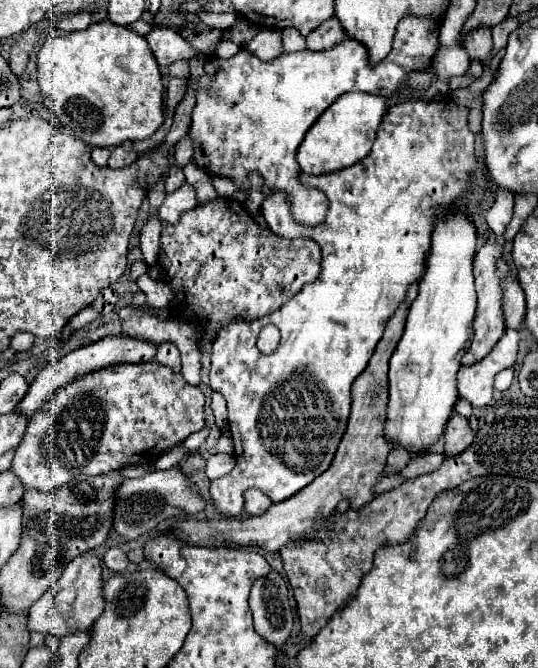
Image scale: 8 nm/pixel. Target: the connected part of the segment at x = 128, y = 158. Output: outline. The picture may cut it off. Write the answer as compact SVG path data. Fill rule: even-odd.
M116 146L116 148L112 148L108 166L110 168L124 168L124 166L130 166L132 162L136 162L136 158L138 158L138 154L132 148L128 148L128 146Z

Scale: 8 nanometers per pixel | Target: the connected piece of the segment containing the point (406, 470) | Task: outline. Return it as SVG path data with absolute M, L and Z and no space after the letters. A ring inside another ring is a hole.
M426 452L424 456L418 456L418 458L410 460L398 474L400 474L402 478L406 478L406 480L416 478L416 476L420 476L420 474L430 474L430 472L434 472L434 470L438 470L438 468L442 466L442 460L444 460L442 454Z

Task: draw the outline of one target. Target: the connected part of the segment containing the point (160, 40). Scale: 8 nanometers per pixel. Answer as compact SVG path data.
M154 28L150 34L146 34L146 40L160 68L166 68L176 60L190 60L198 56L198 50L170 28Z

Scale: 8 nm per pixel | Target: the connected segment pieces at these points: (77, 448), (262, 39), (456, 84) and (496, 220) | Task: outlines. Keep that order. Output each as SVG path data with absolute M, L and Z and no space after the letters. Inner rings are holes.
M156 362L114 364L88 372L66 386L54 390L44 408L34 412L16 456L12 470L24 482L24 488L52 490L78 474L102 476L124 466L154 464L166 450L182 444L190 434L204 428L204 394L198 386L190 386L180 372Z
M260 30L246 44L246 48L260 60L270 62L272 58L278 58L282 54L282 34L278 30Z
M464 74L464 76L454 76L454 78L450 78L450 82L448 82L448 86L450 86L450 90L460 90L460 88L468 88L472 82L476 82L478 78L476 76L470 76L470 74Z
M498 188L494 194L494 202L486 210L486 224L492 228L498 240L502 240L504 228L512 220L512 212L514 212L514 194L506 188Z

